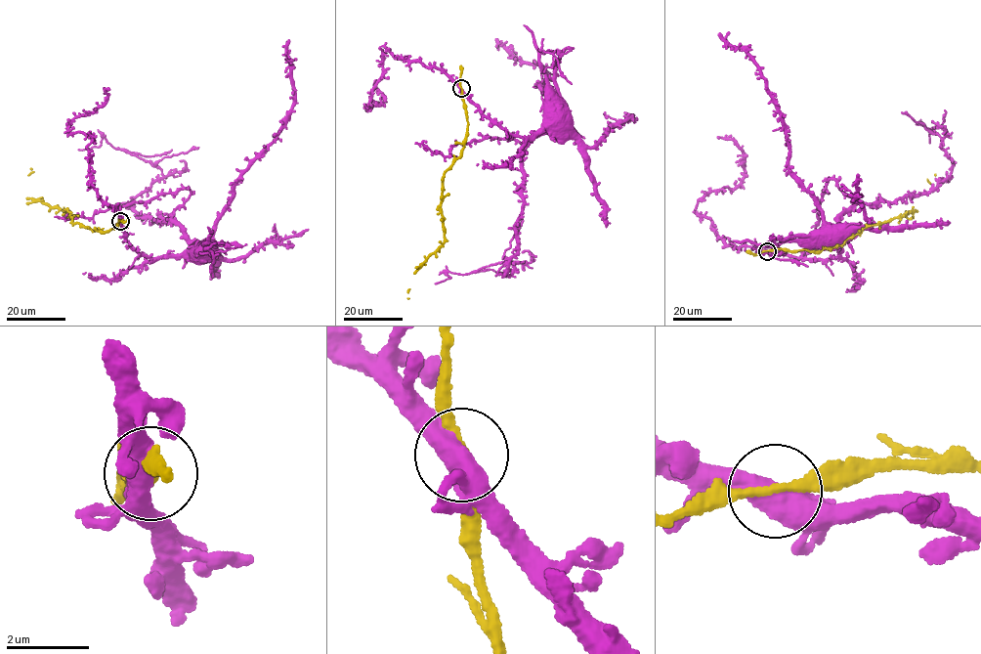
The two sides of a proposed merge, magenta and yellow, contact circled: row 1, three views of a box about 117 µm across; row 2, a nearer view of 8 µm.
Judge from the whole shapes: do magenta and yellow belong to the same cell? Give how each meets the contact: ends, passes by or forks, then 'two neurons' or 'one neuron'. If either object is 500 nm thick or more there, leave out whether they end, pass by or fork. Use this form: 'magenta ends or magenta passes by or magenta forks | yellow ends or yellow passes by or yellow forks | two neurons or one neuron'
two neurons

